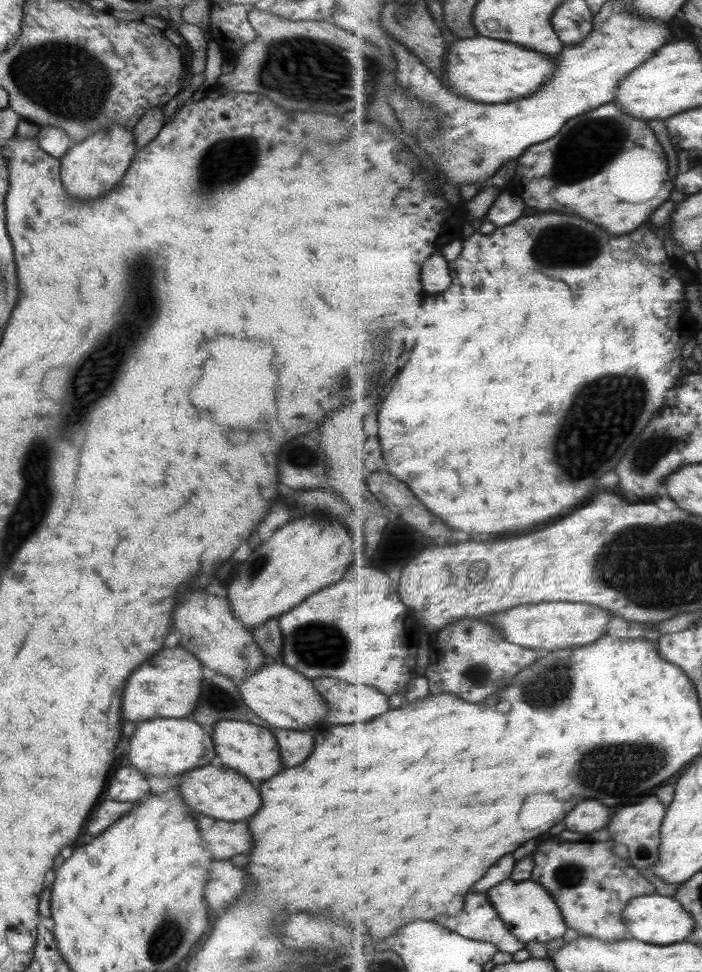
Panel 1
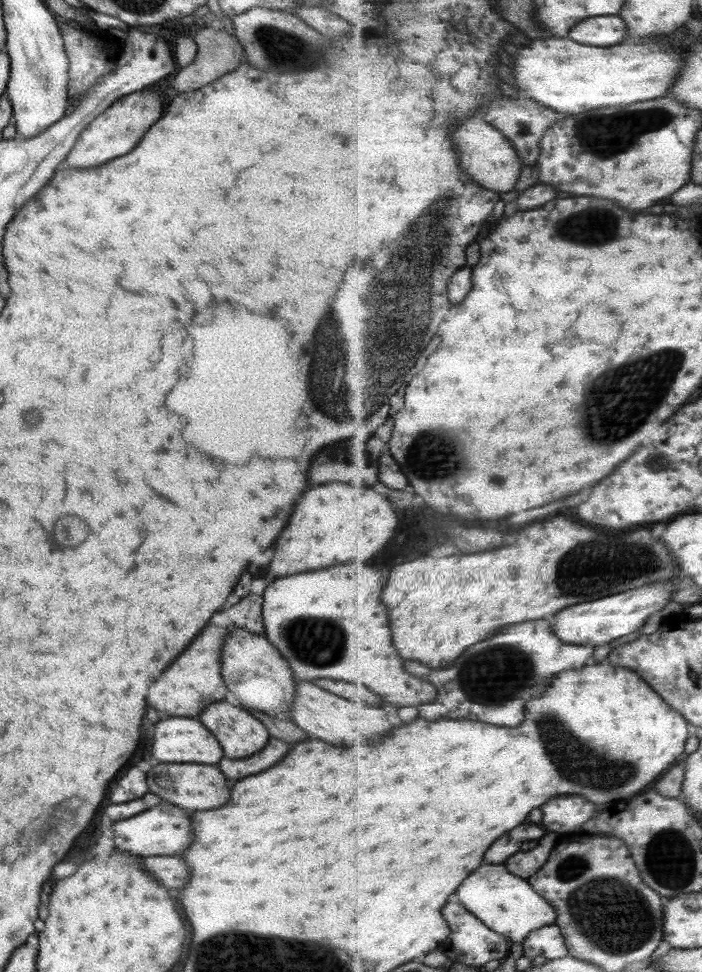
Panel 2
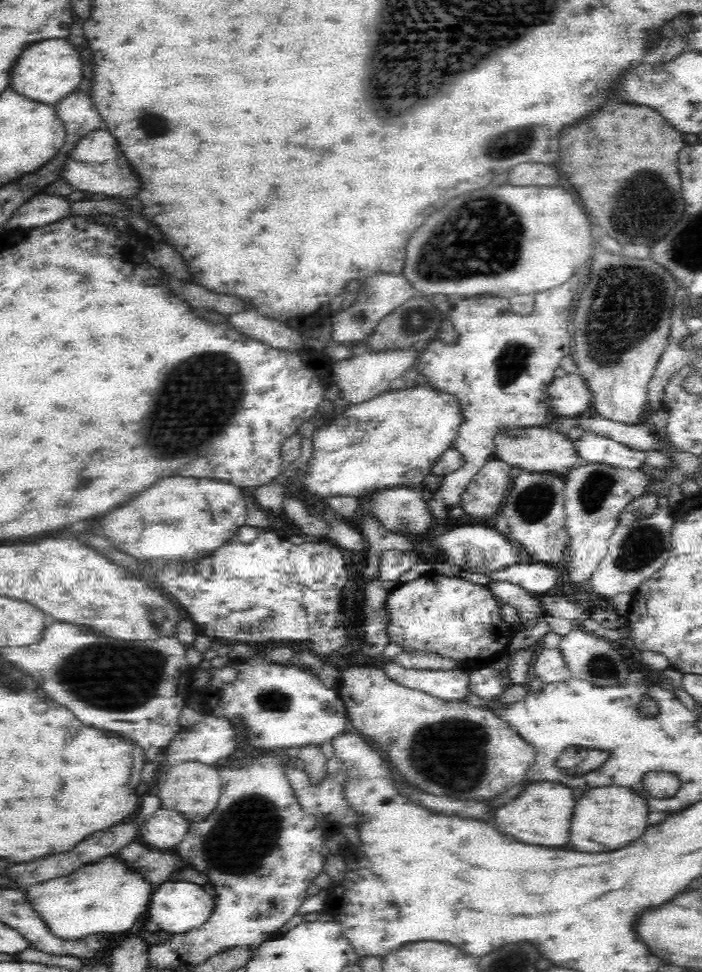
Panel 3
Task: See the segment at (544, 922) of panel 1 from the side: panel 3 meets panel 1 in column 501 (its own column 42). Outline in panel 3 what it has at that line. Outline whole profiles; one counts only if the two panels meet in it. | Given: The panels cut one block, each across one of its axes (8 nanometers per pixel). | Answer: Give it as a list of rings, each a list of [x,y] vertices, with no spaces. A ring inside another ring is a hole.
[[[110,854],[92,864],[81,866],[69,875],[30,886],[26,894],[35,911],[56,936],[62,940],[76,940],[96,932],[105,932],[114,937],[129,933],[149,910],[155,889],[156,886],[146,881],[121,856]]]

